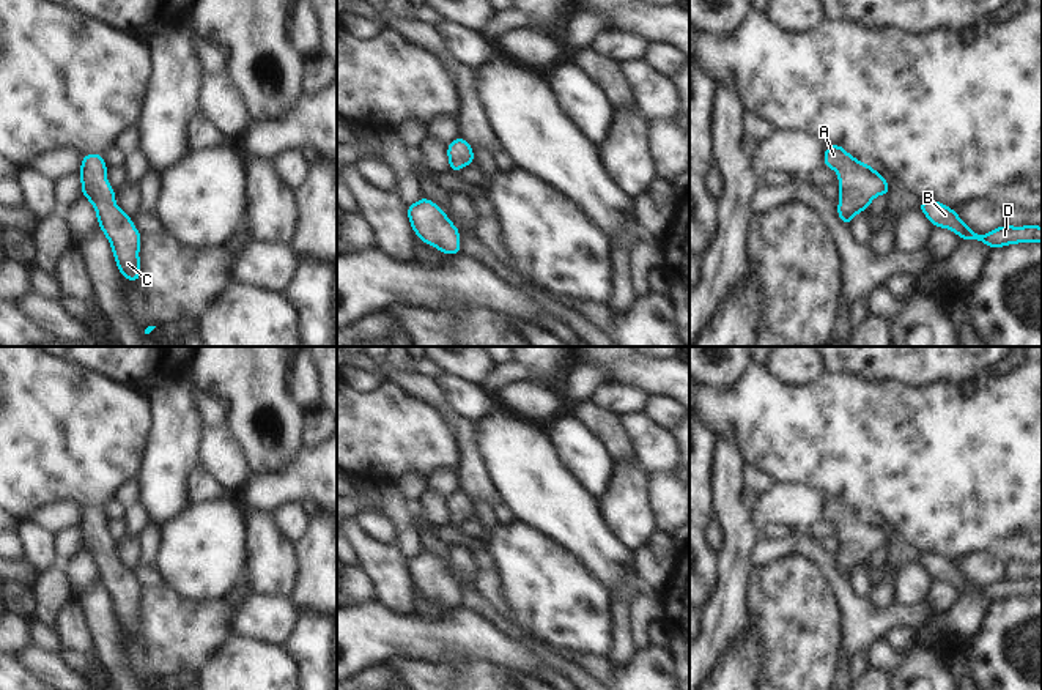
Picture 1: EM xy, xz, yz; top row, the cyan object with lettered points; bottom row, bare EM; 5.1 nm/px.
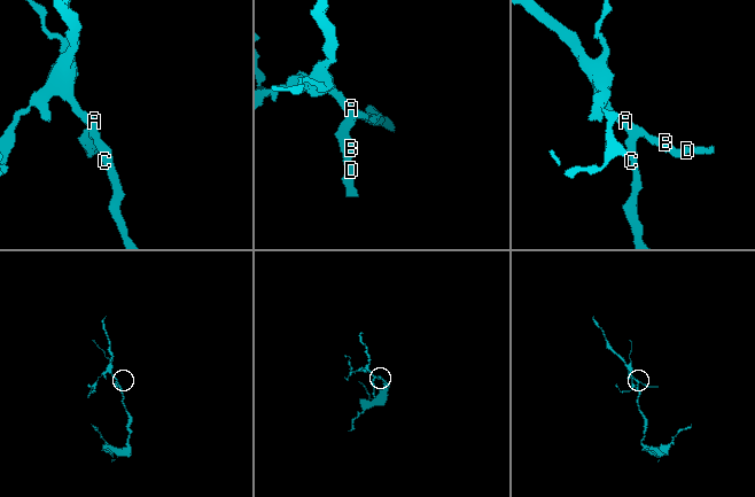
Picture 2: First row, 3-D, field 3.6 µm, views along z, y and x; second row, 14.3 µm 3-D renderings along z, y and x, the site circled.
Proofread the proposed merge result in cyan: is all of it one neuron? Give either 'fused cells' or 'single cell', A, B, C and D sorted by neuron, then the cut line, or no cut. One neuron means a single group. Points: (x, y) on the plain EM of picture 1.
single cell; A B C D; no cut

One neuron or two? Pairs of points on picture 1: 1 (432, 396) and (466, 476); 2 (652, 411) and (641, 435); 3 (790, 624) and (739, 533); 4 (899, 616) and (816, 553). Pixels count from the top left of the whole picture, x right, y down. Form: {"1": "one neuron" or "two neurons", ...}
{"1": "one neuron", "2": "two neurons", "3": "two neurons", "4": "one neuron"}

